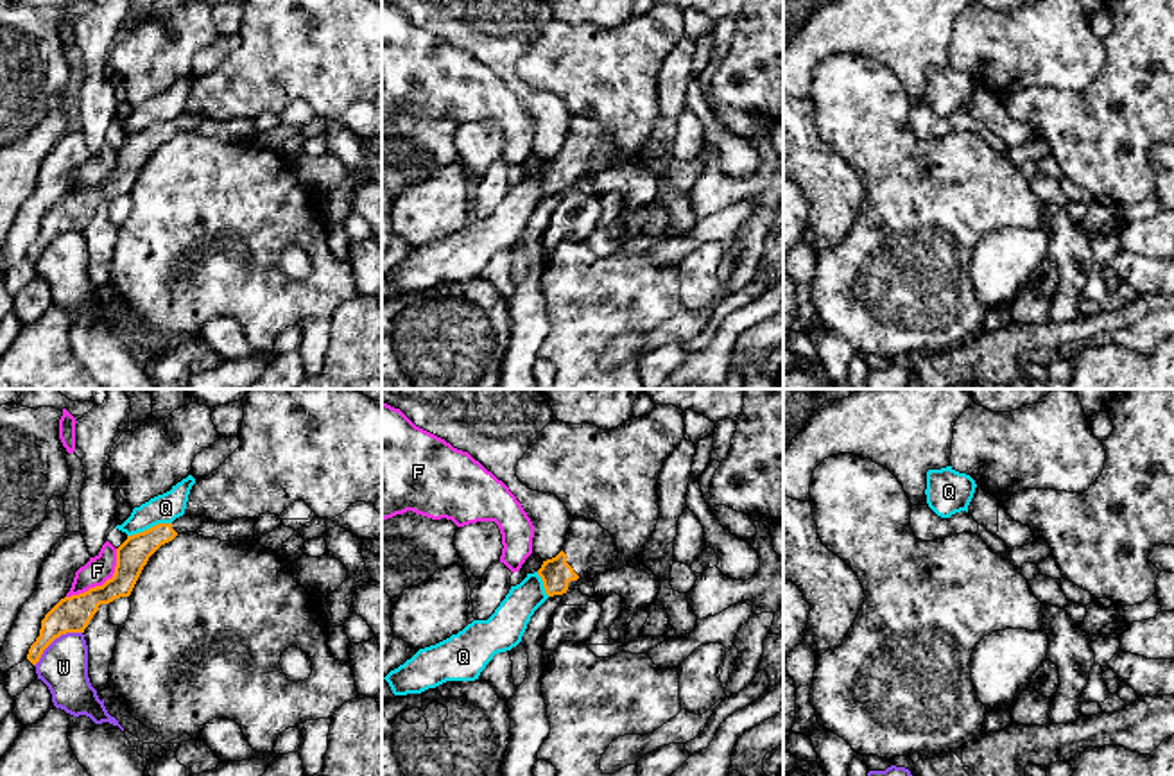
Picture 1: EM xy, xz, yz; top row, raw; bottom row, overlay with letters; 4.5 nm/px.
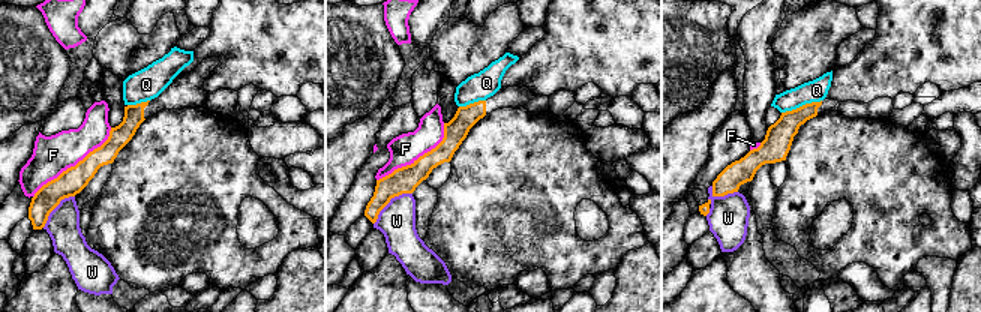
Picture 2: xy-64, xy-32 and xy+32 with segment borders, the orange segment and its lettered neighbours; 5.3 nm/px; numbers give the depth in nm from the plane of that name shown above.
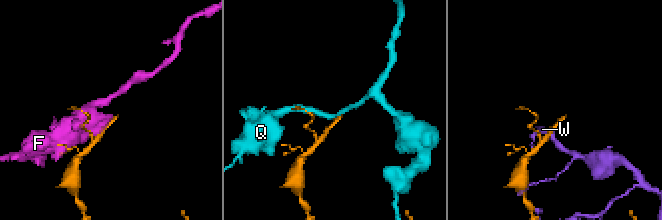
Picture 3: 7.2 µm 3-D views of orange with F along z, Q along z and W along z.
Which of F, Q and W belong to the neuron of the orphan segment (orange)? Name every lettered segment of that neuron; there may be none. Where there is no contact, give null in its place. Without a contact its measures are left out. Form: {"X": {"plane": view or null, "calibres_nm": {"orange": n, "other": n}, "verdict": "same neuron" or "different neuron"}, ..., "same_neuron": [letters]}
{"F": {"plane": "xy", "calibres_nm": {"orange": 160, "other": 120}, "verdict": "different neuron"}, "Q": {"plane": "xy", "calibres_nm": {"orange": 140, "other": 130}, "verdict": "different neuron"}, "W": {"plane": "xy", "calibres_nm": {"orange": 160, "other": 220}, "verdict": "different neuron"}, "same_neuron": []}

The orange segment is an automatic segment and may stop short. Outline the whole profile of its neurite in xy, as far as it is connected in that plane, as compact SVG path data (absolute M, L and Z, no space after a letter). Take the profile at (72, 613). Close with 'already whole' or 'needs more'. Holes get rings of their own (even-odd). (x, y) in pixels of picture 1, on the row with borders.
M183 514L172 523L158 523L143 532L127 536L117 548L117 566L111 579L84 593L61 599L41 620L39 636L30 645L27 660L36 665L43 651L61 634L84 633L100 604L129 597L149 557L177 534L195 532L206 516Z; needs more

